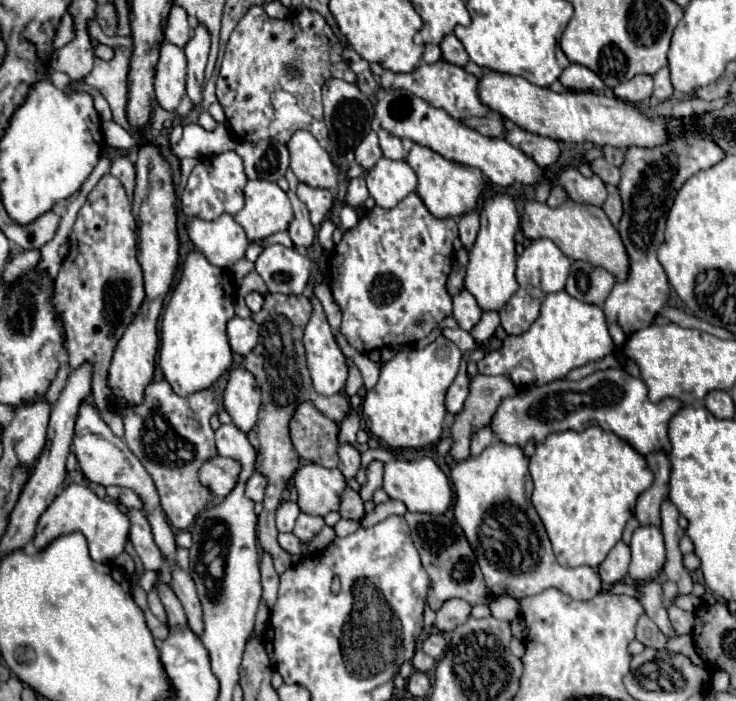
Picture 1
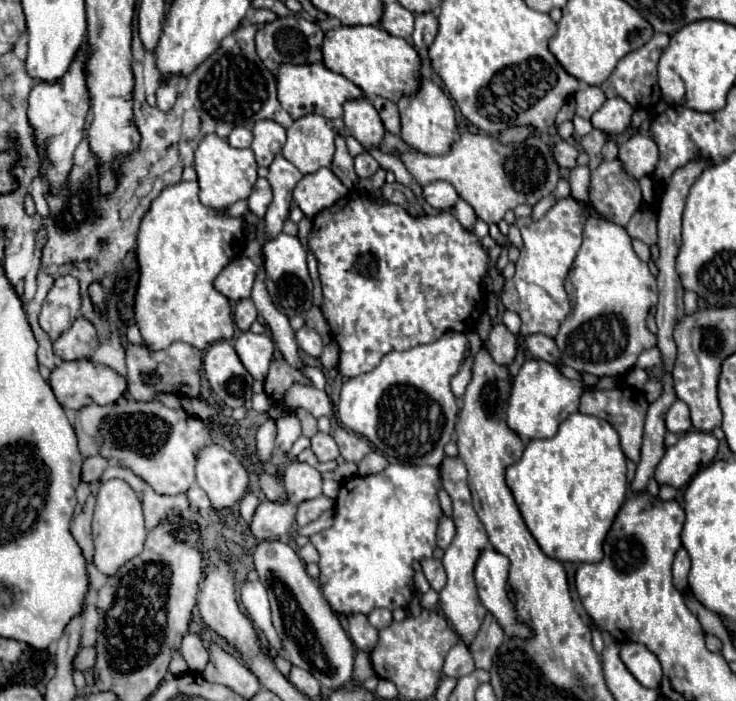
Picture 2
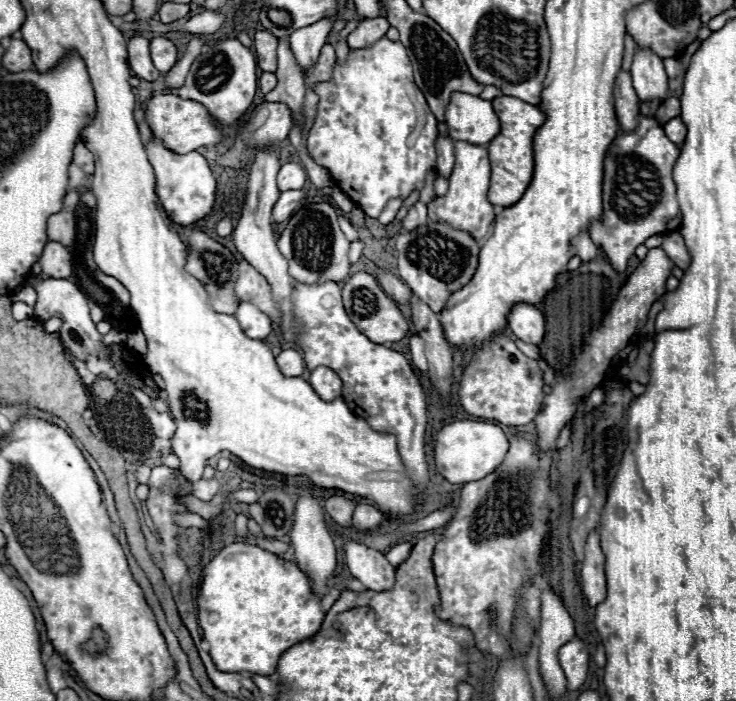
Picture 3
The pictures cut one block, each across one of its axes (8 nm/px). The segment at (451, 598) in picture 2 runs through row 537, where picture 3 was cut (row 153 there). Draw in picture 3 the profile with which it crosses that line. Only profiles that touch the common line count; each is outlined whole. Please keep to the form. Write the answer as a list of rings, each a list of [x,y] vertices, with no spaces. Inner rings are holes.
[[[456,142],[456,164],[450,174],[450,188],[446,196],[436,196],[434,202],[428,204],[428,218],[432,222],[452,224],[452,228],[460,228],[470,232],[476,240],[484,238],[494,222],[494,206],[486,200],[488,182],[490,182],[490,164],[488,150],[484,146],[474,146],[468,142]]]

